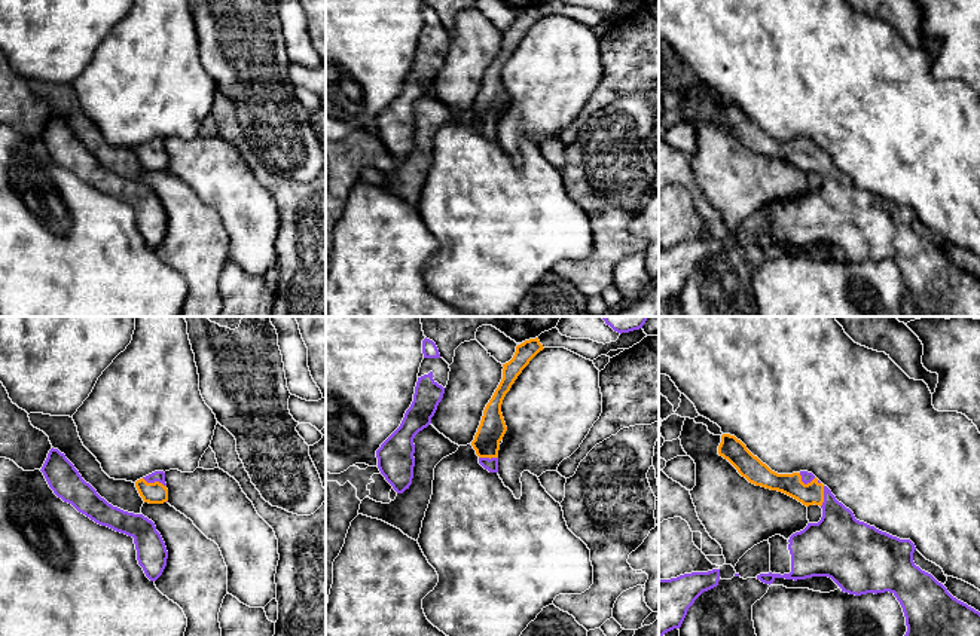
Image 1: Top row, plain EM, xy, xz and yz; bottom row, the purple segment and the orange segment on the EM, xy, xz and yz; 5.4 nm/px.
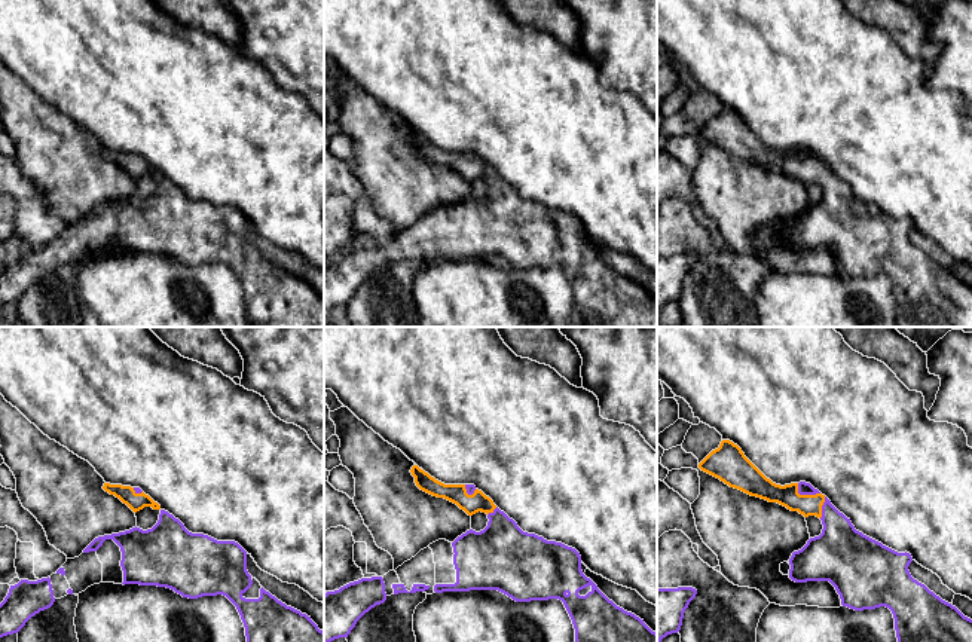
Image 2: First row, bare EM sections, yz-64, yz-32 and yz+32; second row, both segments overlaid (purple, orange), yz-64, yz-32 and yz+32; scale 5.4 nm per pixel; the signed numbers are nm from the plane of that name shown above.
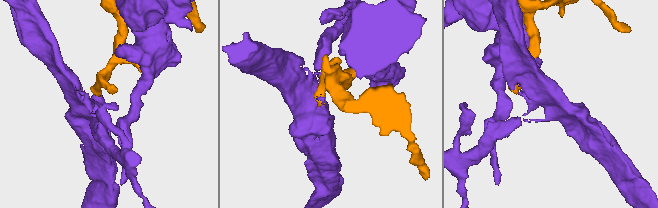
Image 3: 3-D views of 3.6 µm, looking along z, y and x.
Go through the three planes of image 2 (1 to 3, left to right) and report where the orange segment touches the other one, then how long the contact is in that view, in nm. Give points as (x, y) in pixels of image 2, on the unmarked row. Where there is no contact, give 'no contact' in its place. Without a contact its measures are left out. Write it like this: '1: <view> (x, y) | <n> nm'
1: yz-64 (137, 159) | 60 nm
2: yz-32 (494, 177) | 70 nm
3: yz+32 (804, 161) | 140 nm

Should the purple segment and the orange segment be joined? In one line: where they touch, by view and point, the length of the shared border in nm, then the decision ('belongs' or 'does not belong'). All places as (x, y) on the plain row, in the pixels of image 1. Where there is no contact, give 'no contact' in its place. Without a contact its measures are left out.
meets purple in xy at (155, 147); contact 140 nm long; belongs

